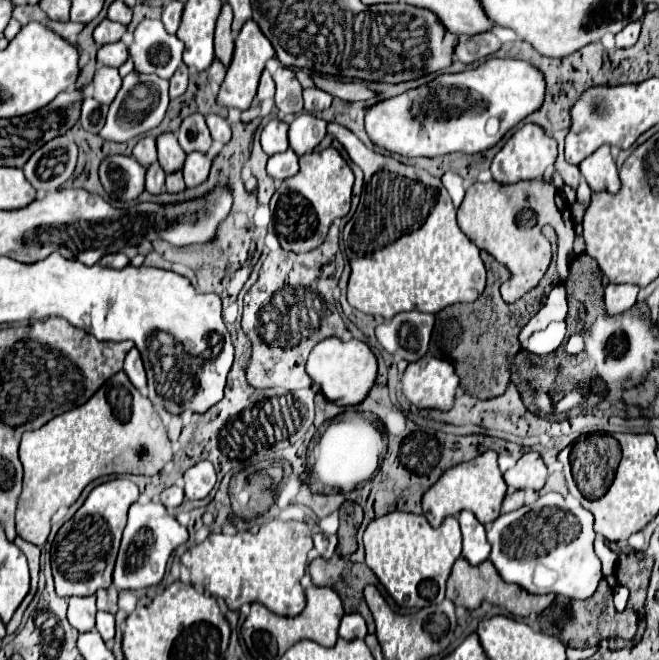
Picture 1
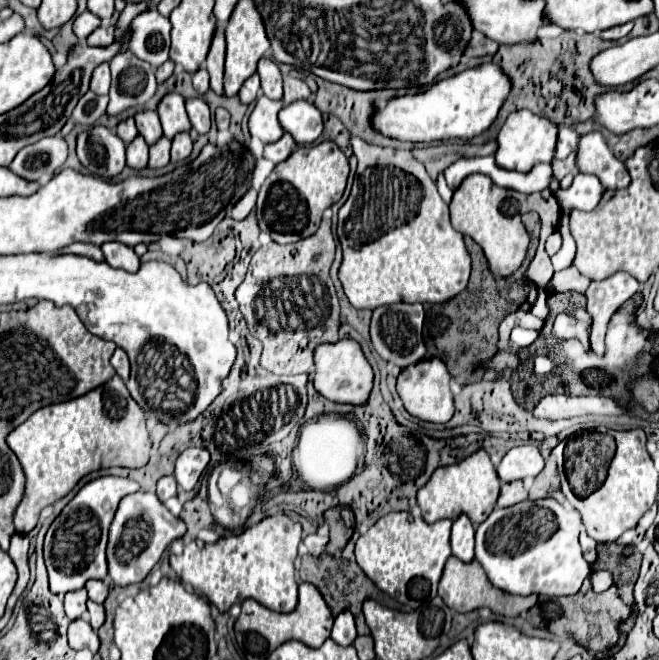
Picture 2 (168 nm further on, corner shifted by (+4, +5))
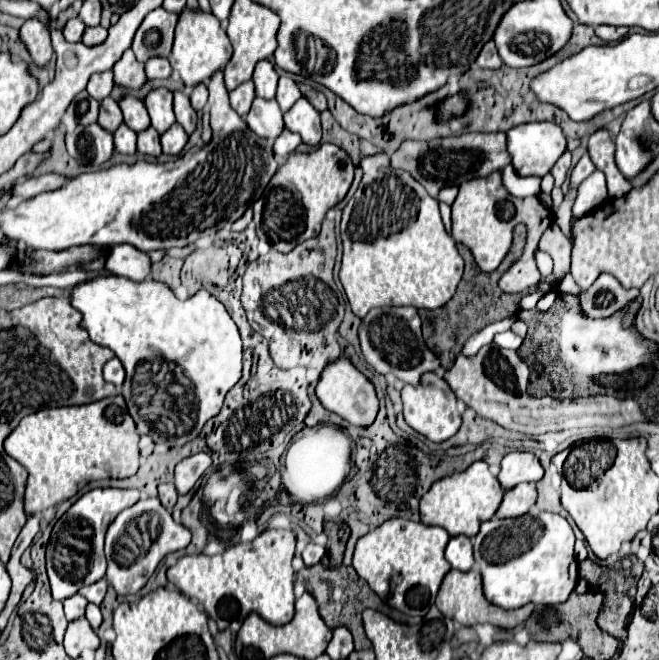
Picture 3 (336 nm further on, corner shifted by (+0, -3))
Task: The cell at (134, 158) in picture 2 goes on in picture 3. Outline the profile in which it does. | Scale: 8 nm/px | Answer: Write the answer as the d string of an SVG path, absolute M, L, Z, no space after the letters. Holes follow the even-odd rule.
M126 124L118 126L114 136L114 150L122 154L134 154L136 152L136 132L130 130Z

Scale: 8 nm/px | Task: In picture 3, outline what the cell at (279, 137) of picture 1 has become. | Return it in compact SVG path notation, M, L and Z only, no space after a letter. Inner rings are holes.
M254 98L252 108L246 116L246 124L258 136L272 138L272 140L284 130L282 112L280 112L276 100L264 100L264 98Z

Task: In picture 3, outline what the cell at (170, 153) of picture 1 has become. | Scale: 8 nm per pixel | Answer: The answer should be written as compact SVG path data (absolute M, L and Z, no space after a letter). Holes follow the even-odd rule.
M124 96L124 98L120 98L118 106L120 106L120 110L122 110L122 116L124 116L126 126L130 126L132 130L140 132L140 130L144 130L144 128L150 126L148 112L146 112L144 104L142 104L138 98L134 98L134 96Z

